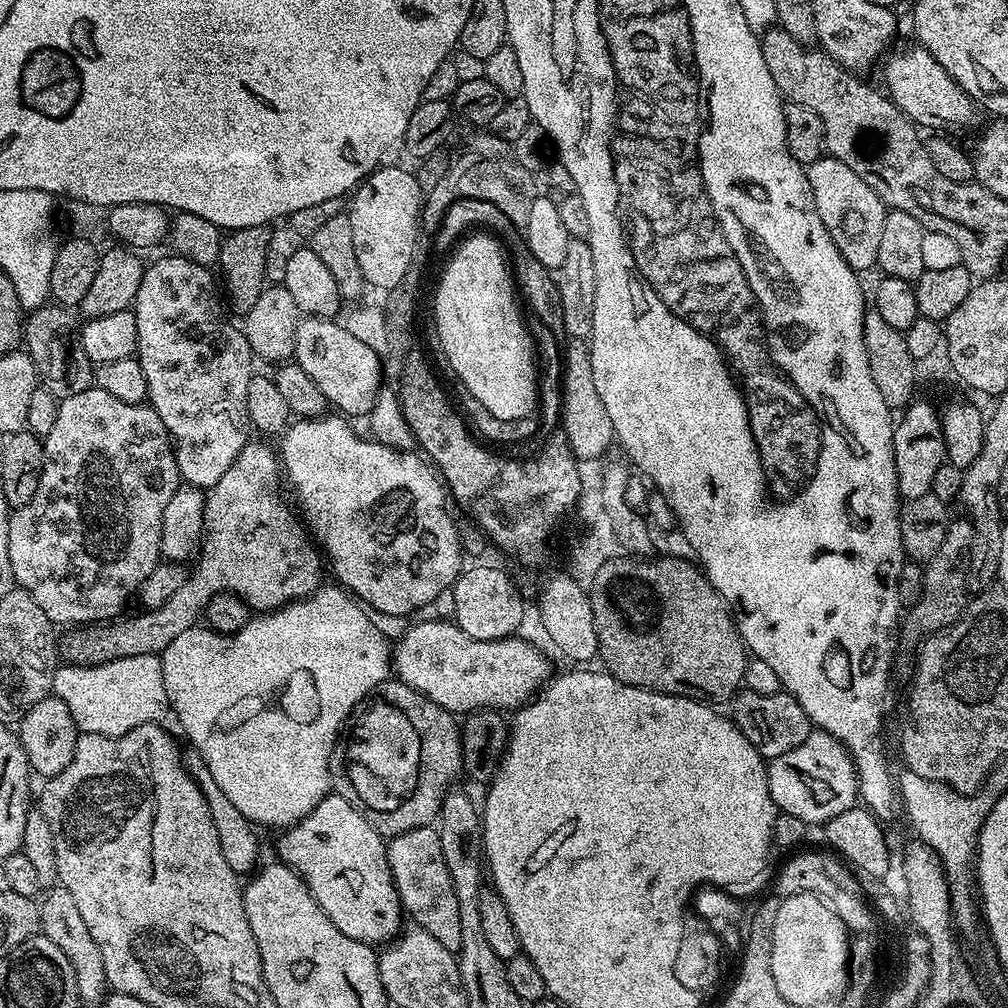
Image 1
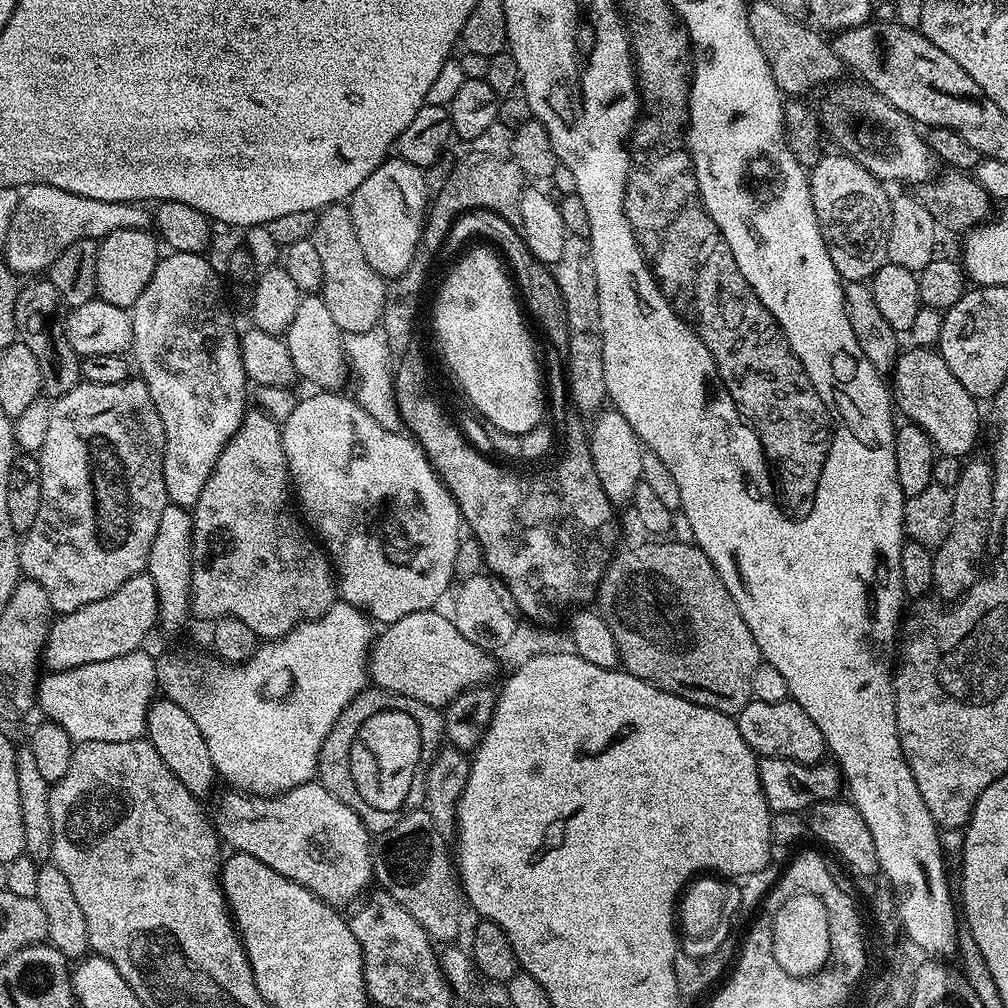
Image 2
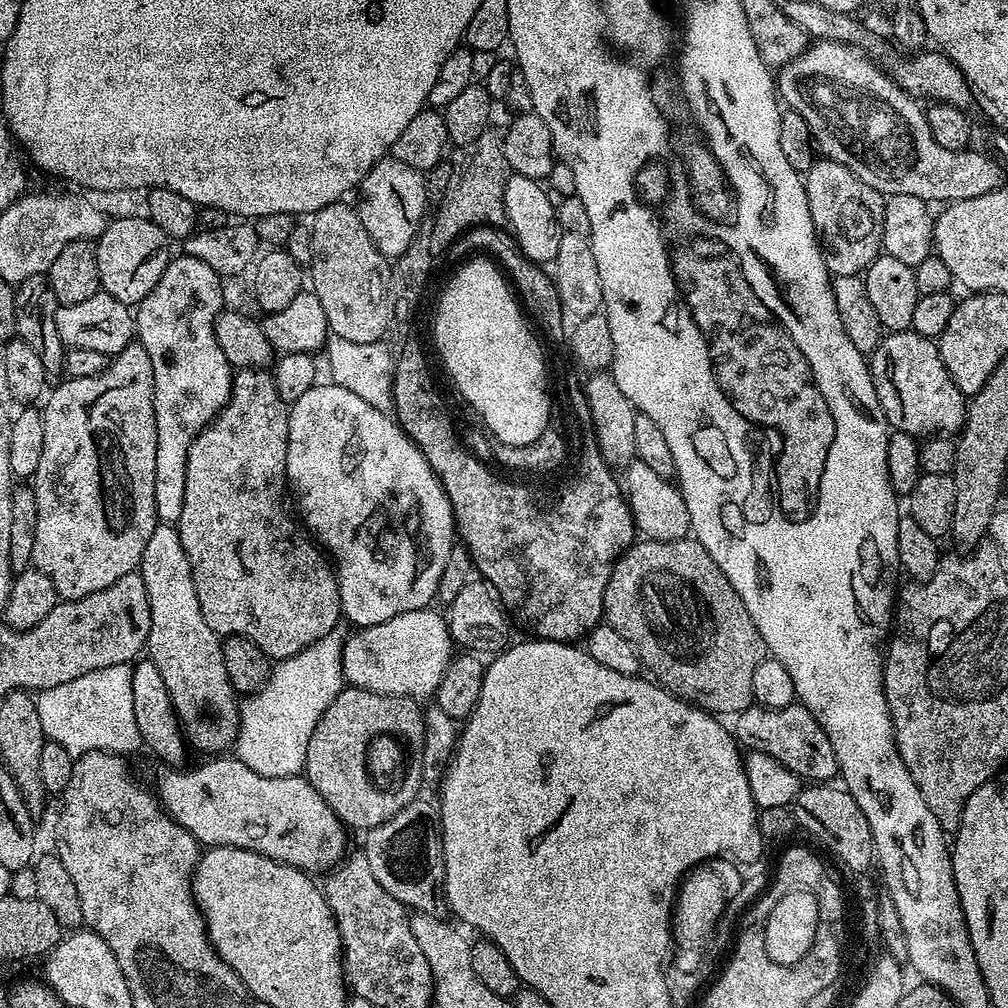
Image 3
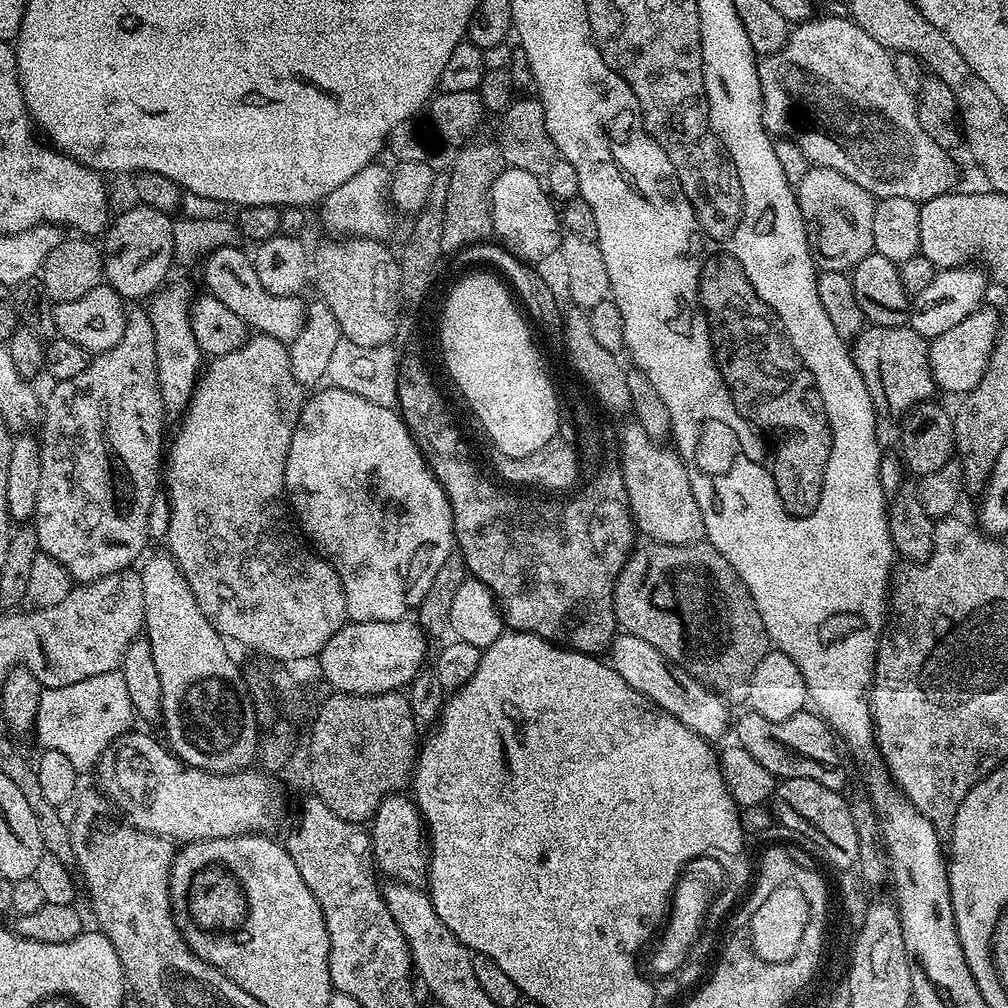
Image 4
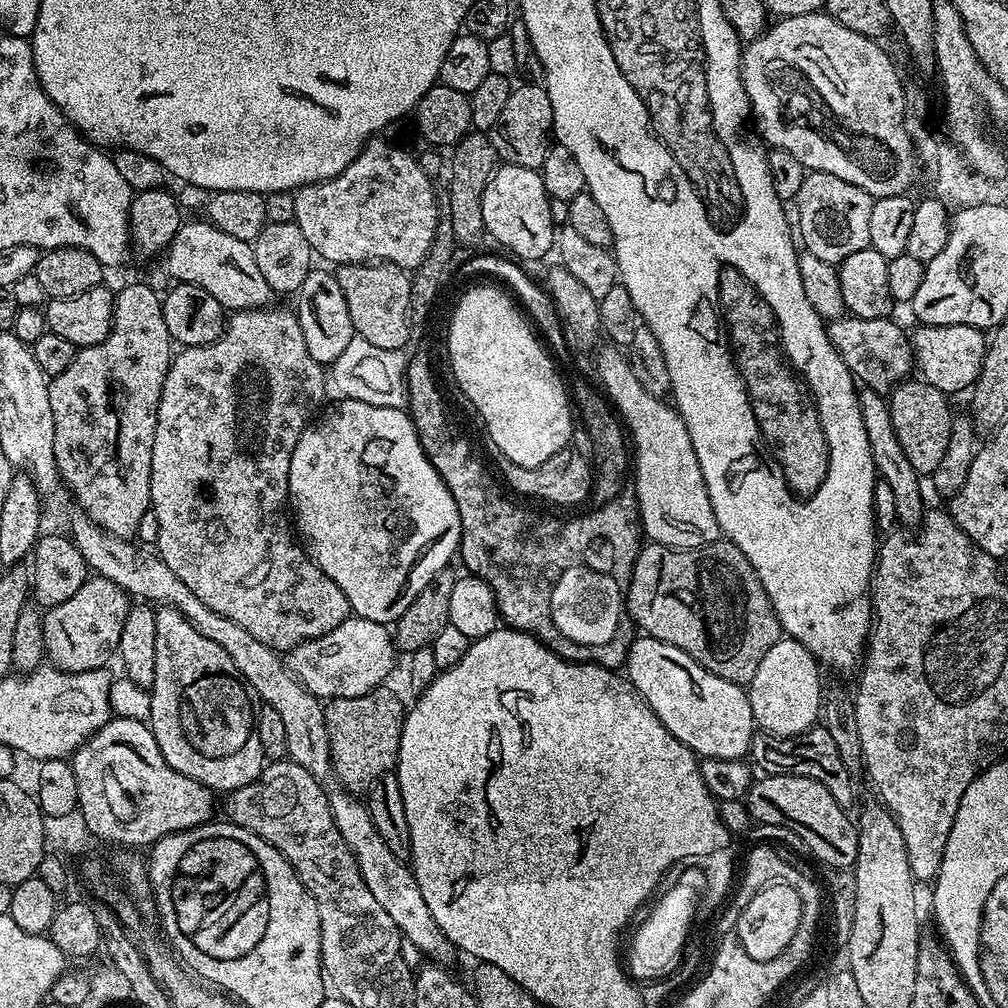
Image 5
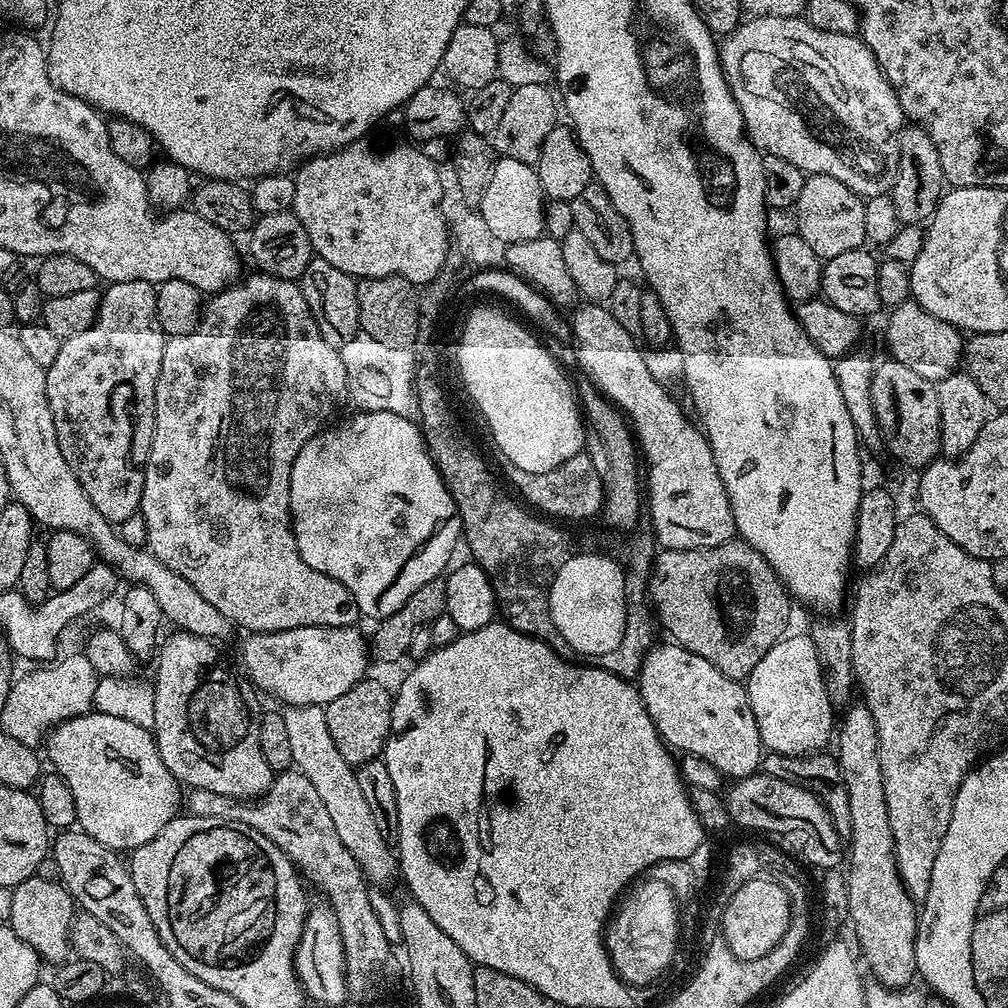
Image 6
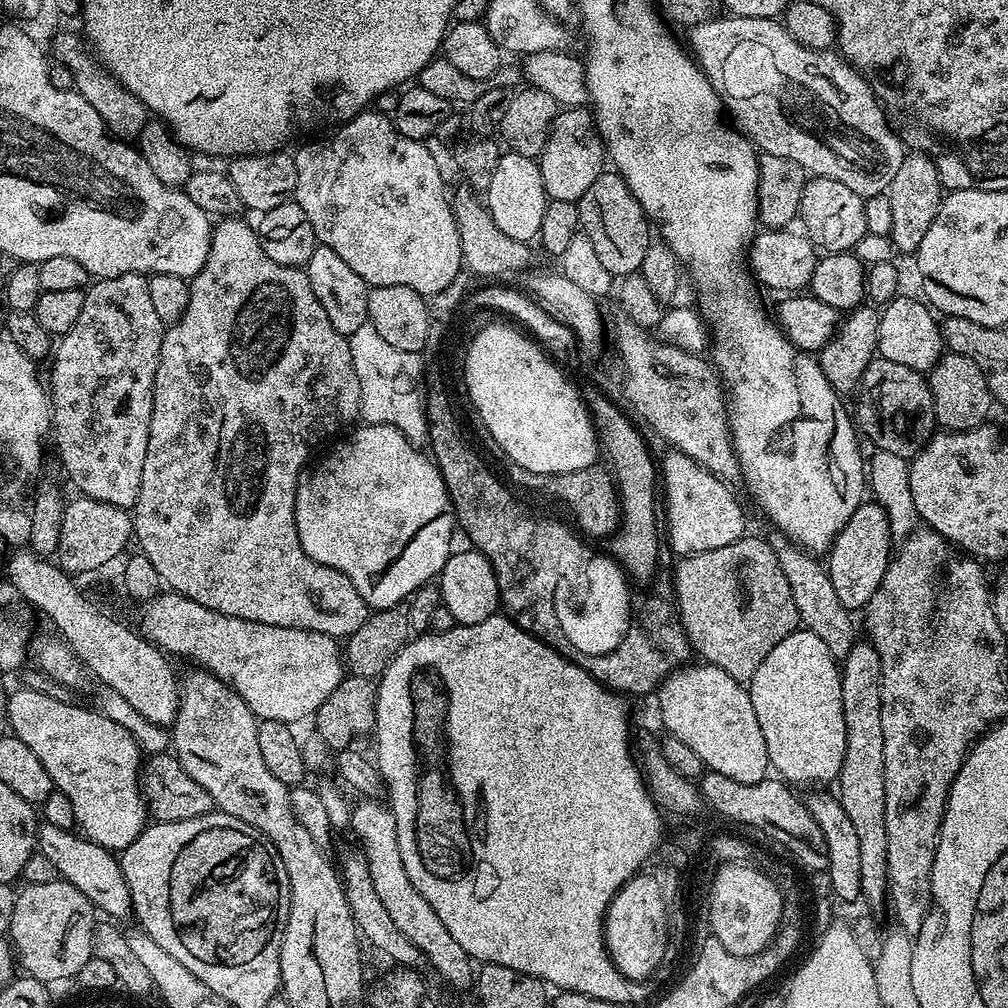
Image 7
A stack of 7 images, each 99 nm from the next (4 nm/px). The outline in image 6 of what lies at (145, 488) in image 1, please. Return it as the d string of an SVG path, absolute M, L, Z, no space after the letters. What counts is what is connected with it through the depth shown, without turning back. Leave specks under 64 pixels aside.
M135 280L108 284L105 289L100 298L100 308L96 312L95 322L86 330L82 330L82 334L63 337L62 350L58 350L58 358L54 361L54 366L46 369L46 398L50 402L50 414L54 418L54 430L58 438L58 446L62 450L62 458L70 462L70 470L74 470L78 482L82 482L90 502L94 502L96 509L112 521L113 525L119 526L123 520L130 518L130 514L140 510L140 499L144 493L144 463L148 461L156 429L156 383L158 374L162 370L162 350L166 337L158 322L156 288L153 285L147 284L145 280Z

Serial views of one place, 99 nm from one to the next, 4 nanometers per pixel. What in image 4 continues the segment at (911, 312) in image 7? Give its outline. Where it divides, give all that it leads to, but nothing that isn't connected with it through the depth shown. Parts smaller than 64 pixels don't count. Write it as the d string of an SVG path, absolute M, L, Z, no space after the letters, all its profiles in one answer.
M981 306L971 312L958 326L946 330L946 334L931 337L928 346L928 365L932 371L932 379L942 393L960 392L966 394L982 382L982 374L986 374L986 366L990 362L990 354L996 345L996 336L1000 333L1000 312L997 309Z

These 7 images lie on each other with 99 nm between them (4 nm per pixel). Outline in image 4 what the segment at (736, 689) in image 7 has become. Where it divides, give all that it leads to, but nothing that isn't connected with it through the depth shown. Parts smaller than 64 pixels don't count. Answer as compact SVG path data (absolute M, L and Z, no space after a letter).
M626 631L613 635L610 663L619 676L626 678L626 682L634 686L634 690L650 698L662 710L674 714L674 718L678 718L682 726L690 726L694 734L704 737L709 742L716 742L727 728L729 731L728 701L702 682L698 682L689 672L683 672L681 668L669 664L663 654L654 650L654 646L650 646L650 642L642 642L642 638L634 638L634 634Z

